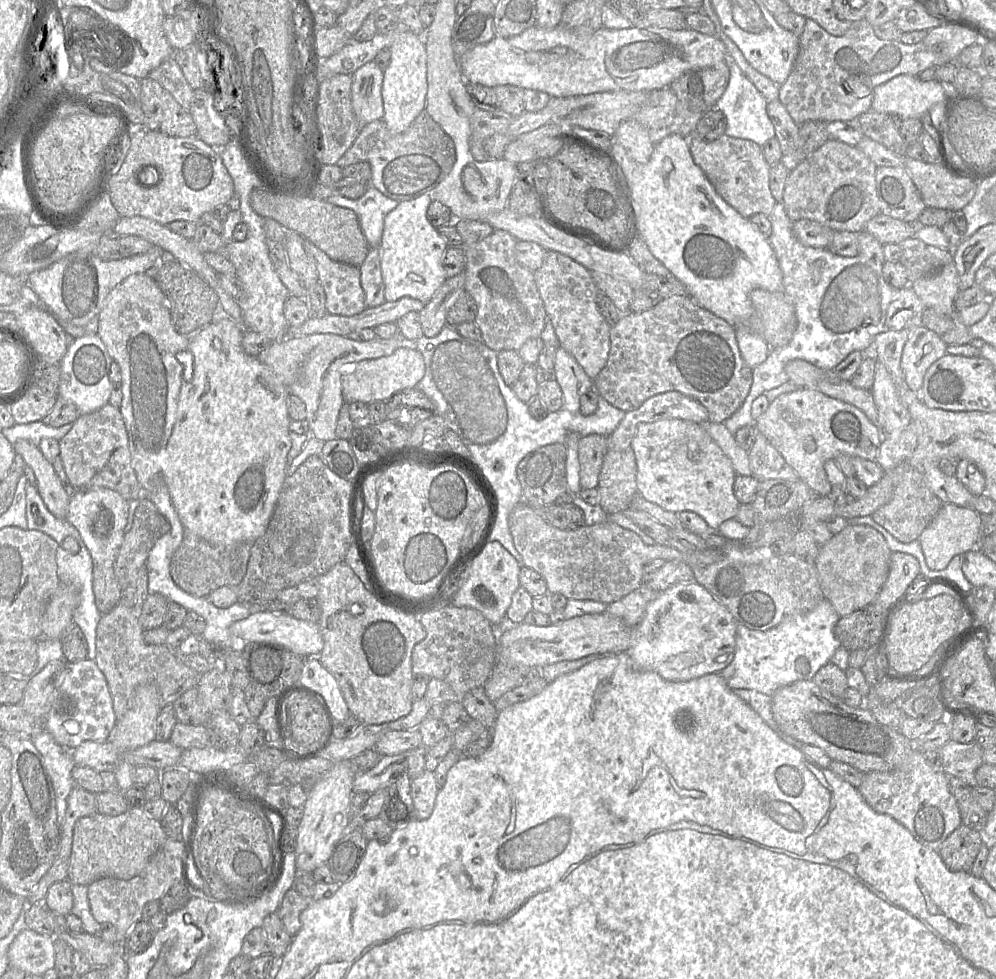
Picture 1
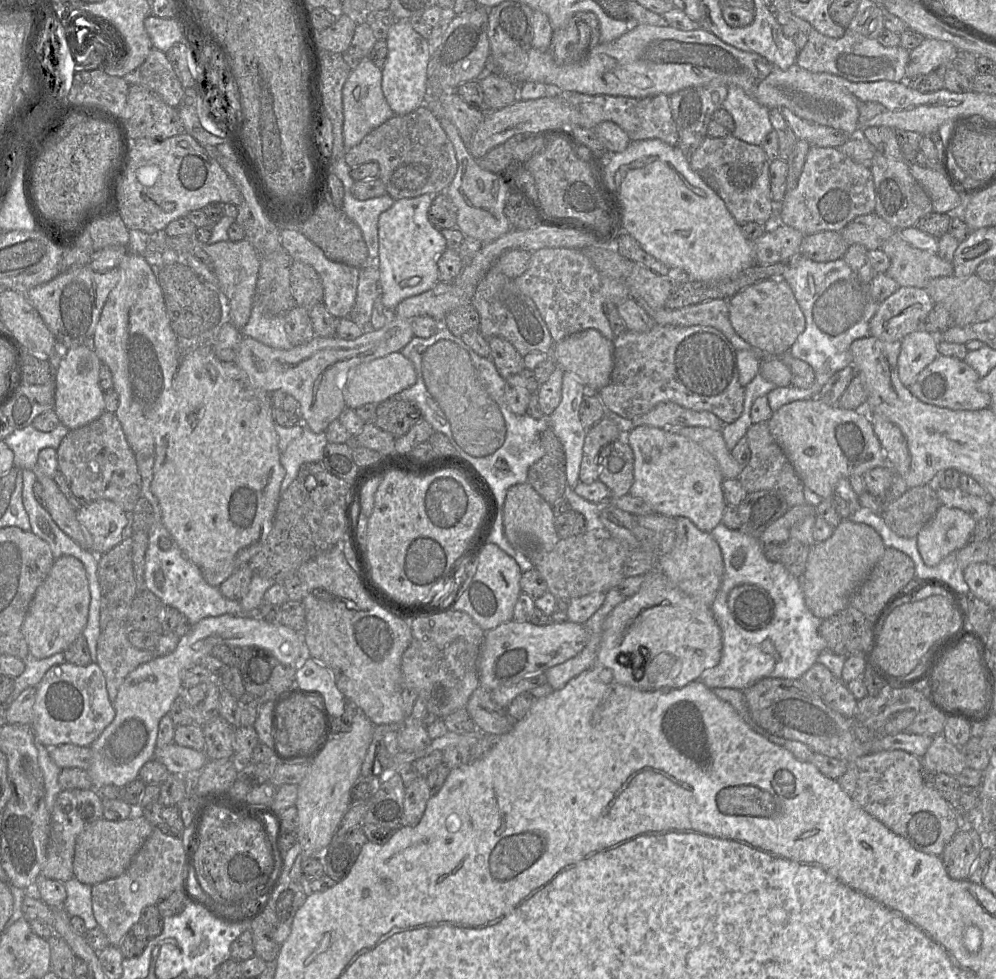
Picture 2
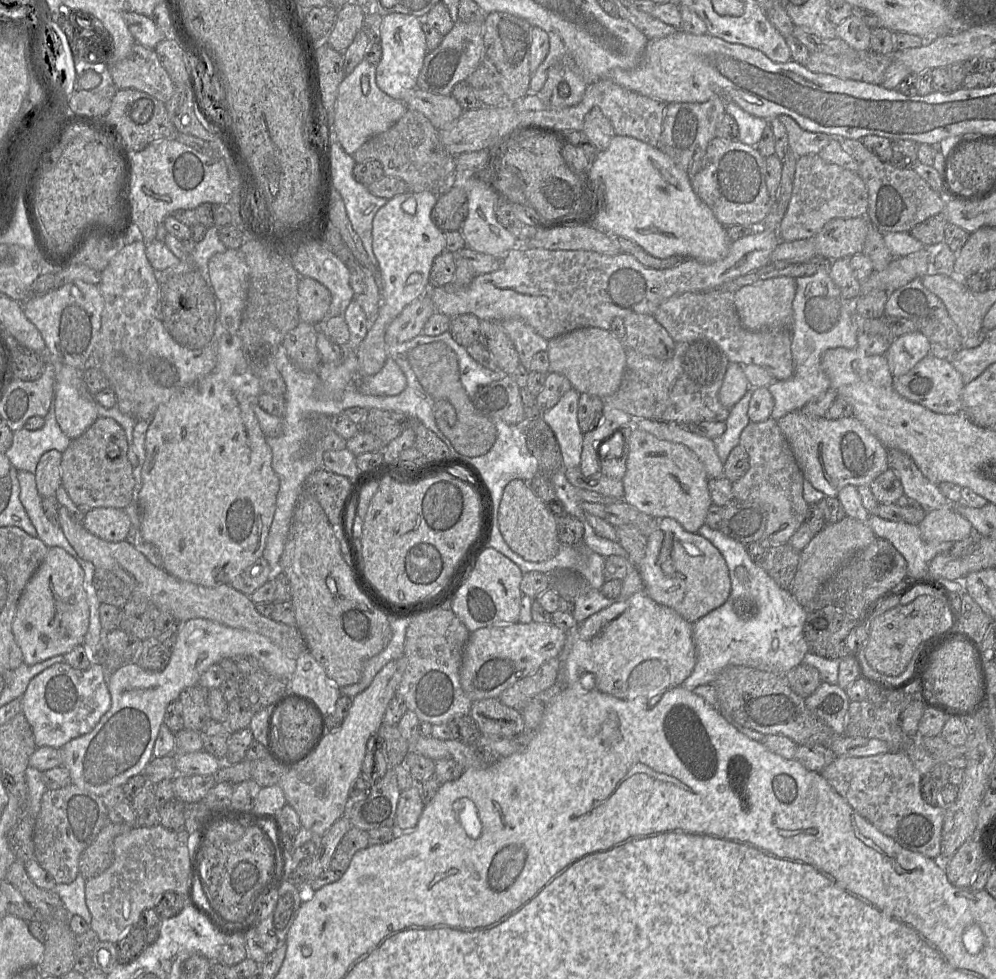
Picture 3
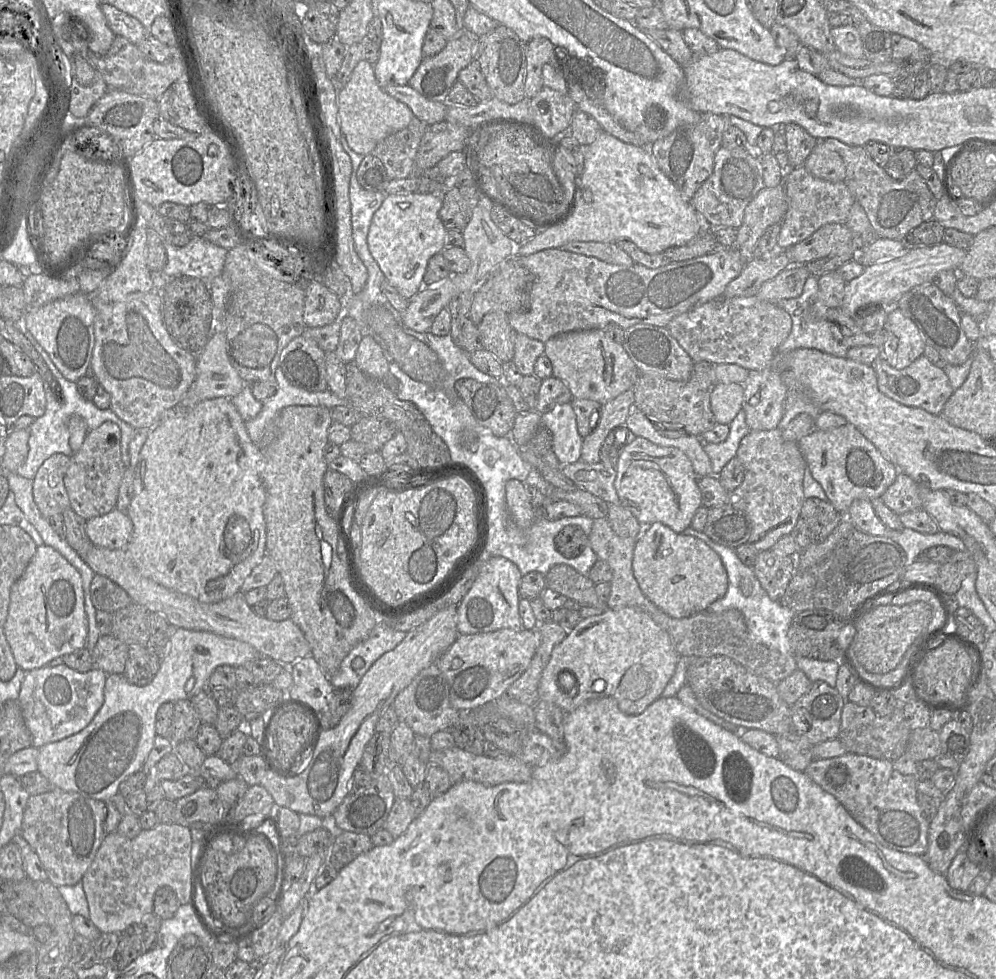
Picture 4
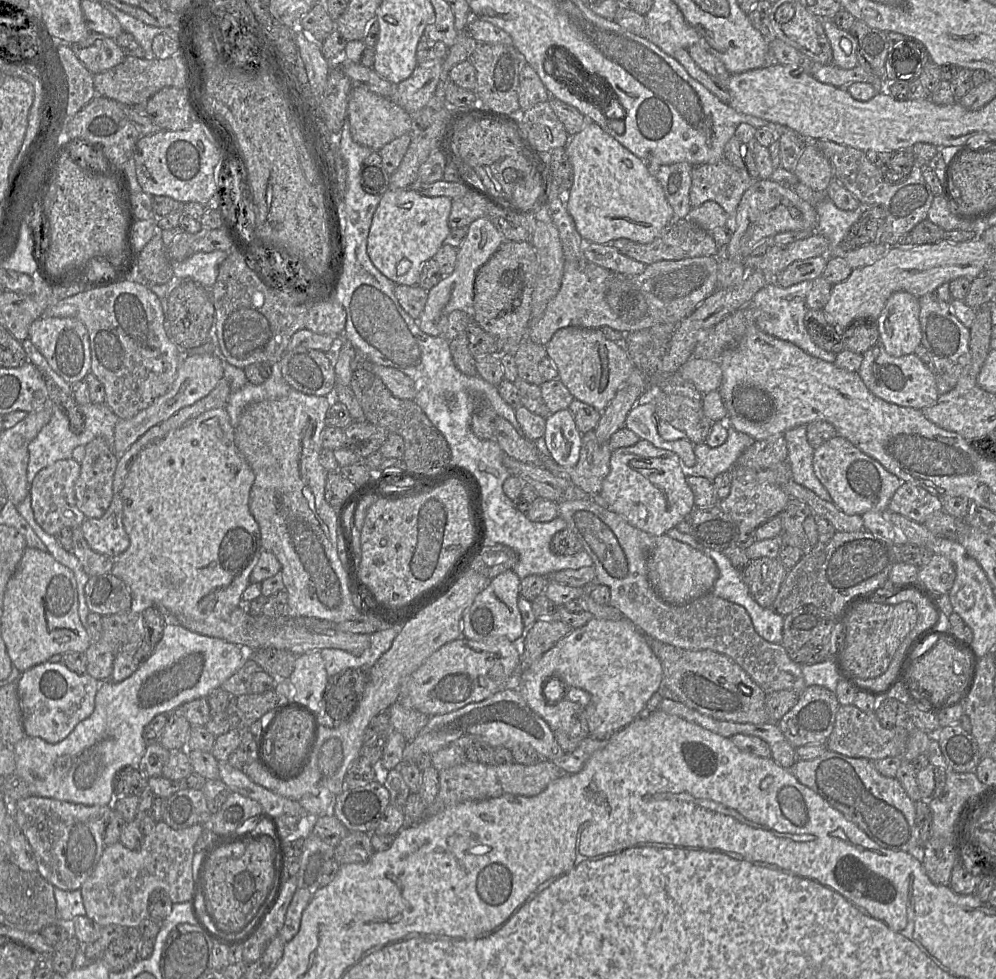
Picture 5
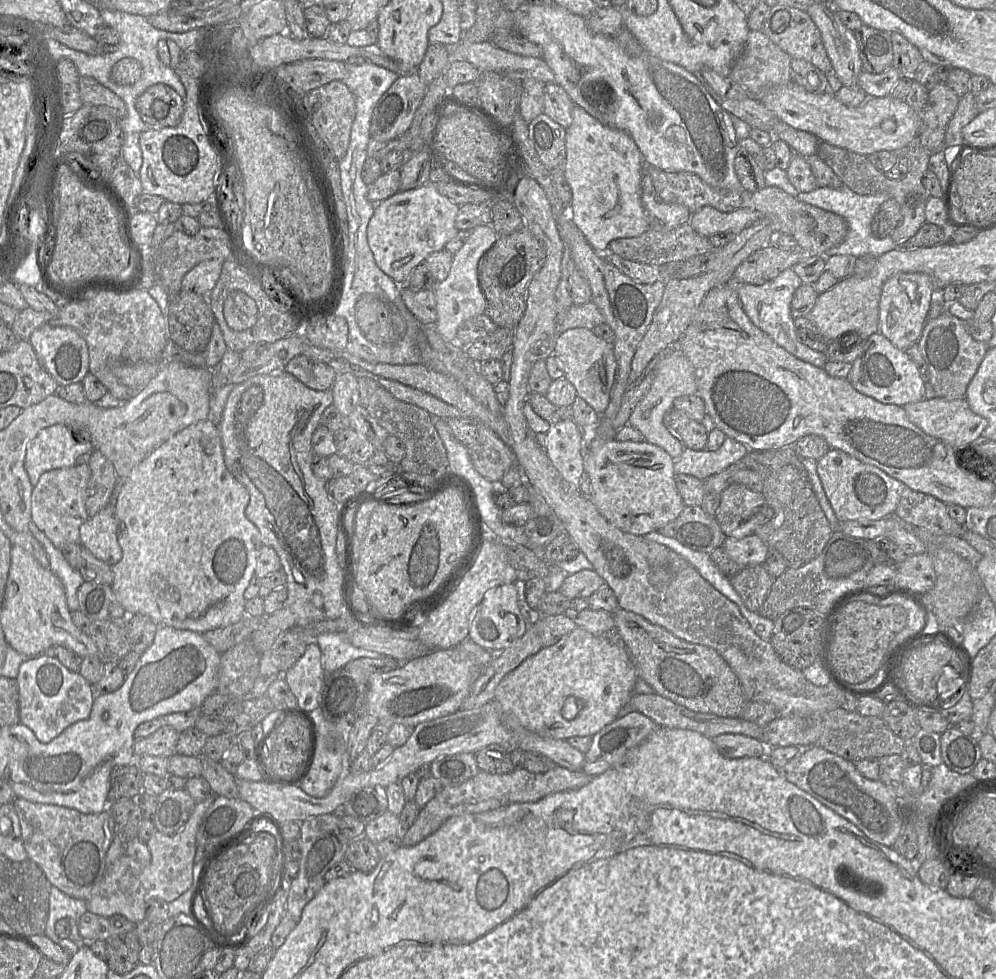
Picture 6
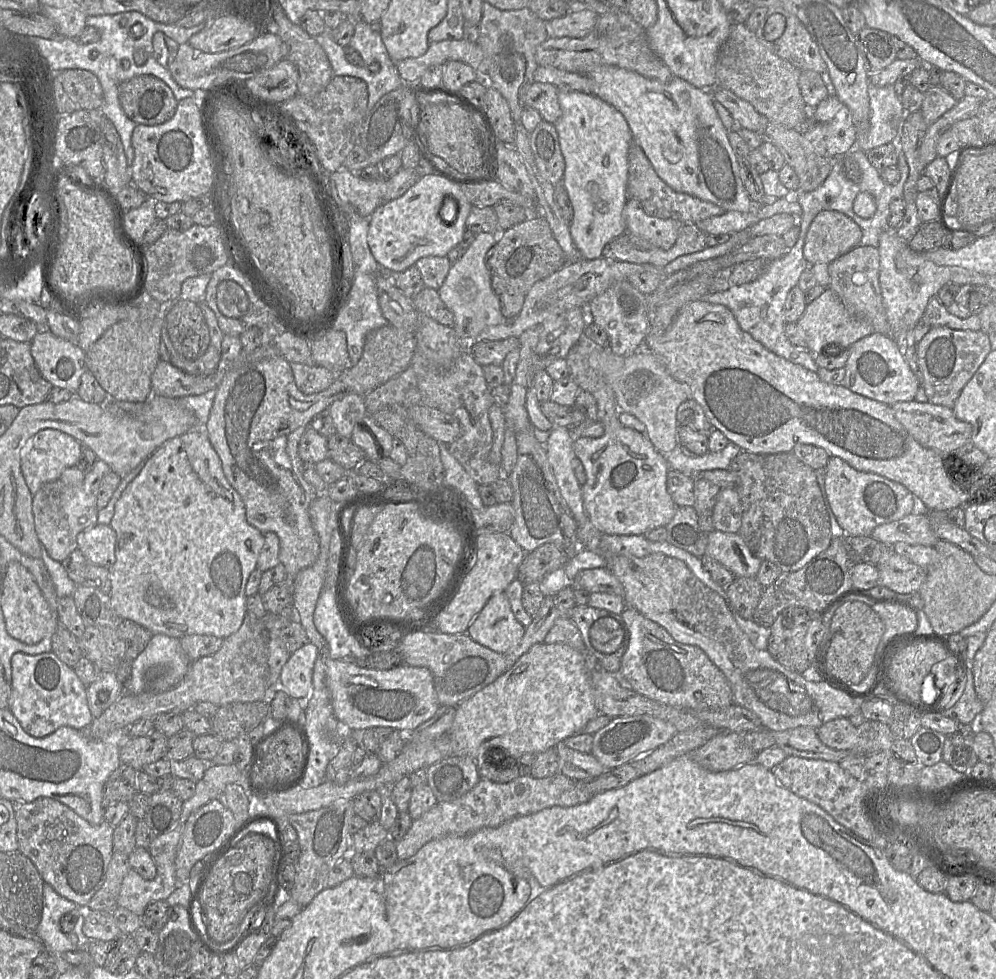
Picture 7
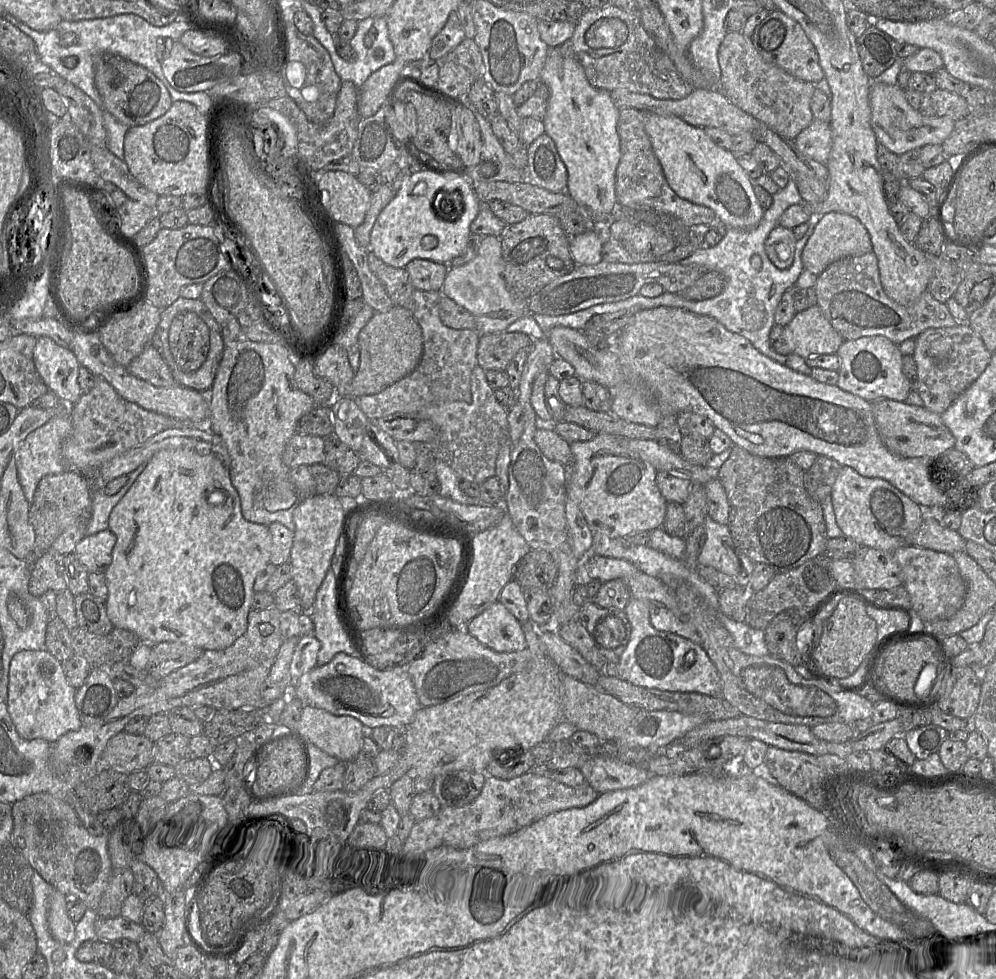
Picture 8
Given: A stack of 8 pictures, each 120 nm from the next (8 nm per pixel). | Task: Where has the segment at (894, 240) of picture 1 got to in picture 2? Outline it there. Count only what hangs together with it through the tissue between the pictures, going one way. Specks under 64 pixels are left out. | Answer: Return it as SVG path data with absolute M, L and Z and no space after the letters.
M874 212L856 217L840 234L849 246L859 244L871 251L879 249L895 232L895 228Z

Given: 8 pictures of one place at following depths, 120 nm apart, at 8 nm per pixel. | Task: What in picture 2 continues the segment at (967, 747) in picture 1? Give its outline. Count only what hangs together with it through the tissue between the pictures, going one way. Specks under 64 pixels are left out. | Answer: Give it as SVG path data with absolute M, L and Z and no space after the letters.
M943 734L934 735L926 753L919 757L924 771L959 775L966 768L966 754L950 743Z

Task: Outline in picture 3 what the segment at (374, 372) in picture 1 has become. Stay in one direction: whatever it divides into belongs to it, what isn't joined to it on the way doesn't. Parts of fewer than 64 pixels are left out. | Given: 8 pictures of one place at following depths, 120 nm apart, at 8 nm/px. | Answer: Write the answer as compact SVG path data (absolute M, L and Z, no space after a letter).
M387 358L380 372L373 376L360 377L357 388L360 392L373 396L396 396L407 386L407 379L398 364Z

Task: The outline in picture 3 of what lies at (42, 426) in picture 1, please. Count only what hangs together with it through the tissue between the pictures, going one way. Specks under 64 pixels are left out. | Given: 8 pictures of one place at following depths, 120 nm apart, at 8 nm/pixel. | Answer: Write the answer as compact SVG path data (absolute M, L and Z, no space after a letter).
M54 397L41 429L30 431L24 427L13 434L13 441L6 451L12 467L35 475L41 456L49 450L63 453L69 446L68 438L59 427L55 416Z

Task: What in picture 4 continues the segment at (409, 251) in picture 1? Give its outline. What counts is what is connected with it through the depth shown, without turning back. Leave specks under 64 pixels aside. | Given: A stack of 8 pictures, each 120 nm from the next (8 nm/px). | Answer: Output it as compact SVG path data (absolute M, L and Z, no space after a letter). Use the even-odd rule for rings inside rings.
M390 194L372 217L367 237L369 251L386 281L408 300L423 287L429 259L445 249L447 229L439 218L442 204L441 194ZM363 336L354 363L363 373L377 380L384 380L390 374L382 349L371 336Z

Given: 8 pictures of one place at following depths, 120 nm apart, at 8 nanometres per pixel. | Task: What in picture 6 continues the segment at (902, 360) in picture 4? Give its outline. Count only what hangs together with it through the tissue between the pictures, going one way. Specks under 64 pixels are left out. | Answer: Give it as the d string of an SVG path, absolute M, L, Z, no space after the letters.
M898 273L891 276L884 283L880 296L879 333L896 348L906 351L908 347L918 342L935 295L936 289L927 274Z

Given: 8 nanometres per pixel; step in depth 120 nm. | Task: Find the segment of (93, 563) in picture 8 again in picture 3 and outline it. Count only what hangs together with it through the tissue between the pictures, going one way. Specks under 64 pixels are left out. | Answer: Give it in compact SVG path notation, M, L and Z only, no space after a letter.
M100 507L85 513L83 527L107 542L121 542L128 537L131 522L123 509Z

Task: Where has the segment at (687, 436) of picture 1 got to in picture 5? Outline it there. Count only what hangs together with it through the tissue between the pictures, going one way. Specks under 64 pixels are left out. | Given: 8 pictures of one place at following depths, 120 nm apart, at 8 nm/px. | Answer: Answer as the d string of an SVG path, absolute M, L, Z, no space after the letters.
M640 439L633 446L612 451L610 472L602 483L600 498L606 503L607 509L623 517L630 525L653 537L660 536L675 528L695 509L694 495L686 478L684 467L675 453L657 448L650 442Z

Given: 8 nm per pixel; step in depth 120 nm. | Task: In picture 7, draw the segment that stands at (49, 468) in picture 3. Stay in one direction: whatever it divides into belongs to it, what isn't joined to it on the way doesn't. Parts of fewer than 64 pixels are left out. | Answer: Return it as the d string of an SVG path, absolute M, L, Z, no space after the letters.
M96 460L85 473L81 486L64 484L60 479L44 484L33 496L33 516L35 530L48 555L57 562L62 562L77 549L77 535L97 524L98 509L96 497L103 477L111 472L110 466L102 460Z

